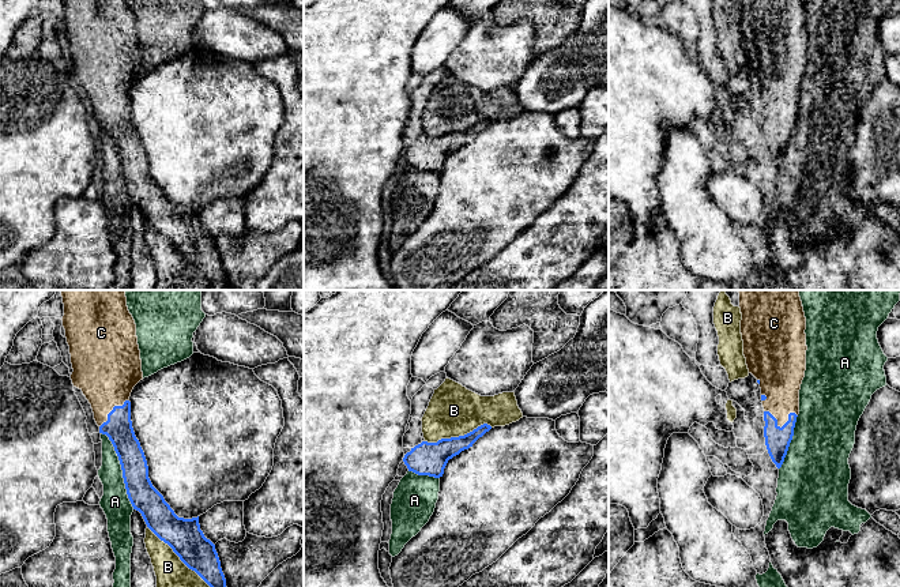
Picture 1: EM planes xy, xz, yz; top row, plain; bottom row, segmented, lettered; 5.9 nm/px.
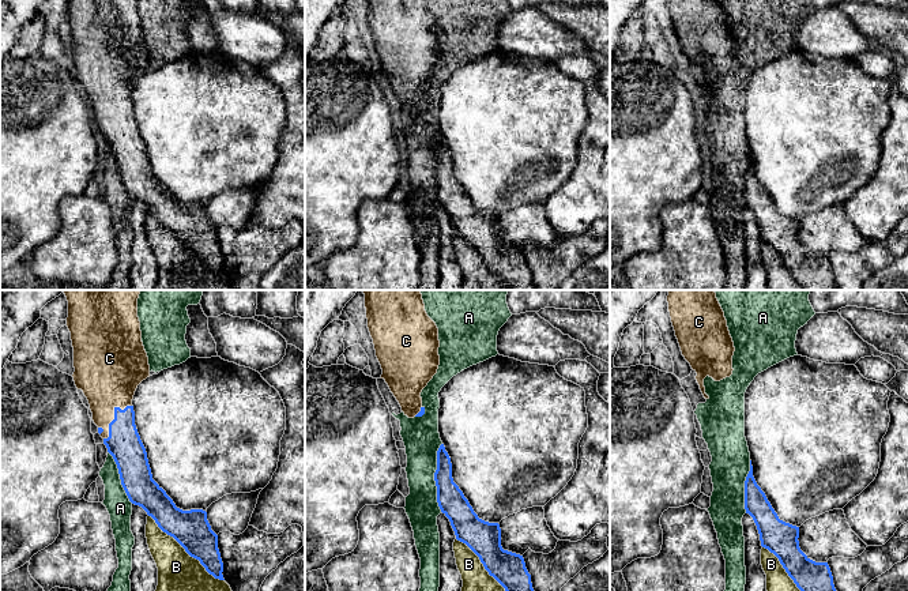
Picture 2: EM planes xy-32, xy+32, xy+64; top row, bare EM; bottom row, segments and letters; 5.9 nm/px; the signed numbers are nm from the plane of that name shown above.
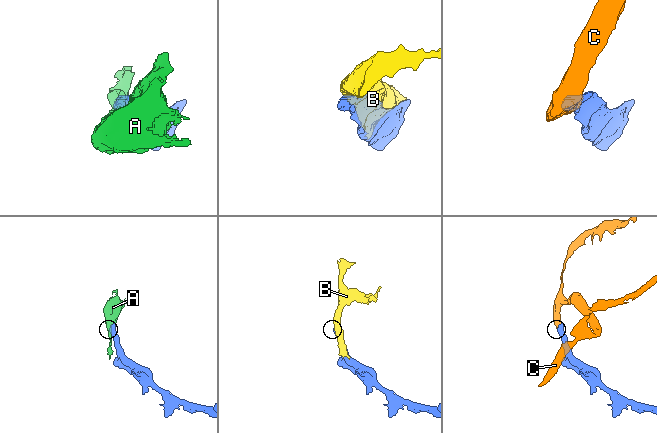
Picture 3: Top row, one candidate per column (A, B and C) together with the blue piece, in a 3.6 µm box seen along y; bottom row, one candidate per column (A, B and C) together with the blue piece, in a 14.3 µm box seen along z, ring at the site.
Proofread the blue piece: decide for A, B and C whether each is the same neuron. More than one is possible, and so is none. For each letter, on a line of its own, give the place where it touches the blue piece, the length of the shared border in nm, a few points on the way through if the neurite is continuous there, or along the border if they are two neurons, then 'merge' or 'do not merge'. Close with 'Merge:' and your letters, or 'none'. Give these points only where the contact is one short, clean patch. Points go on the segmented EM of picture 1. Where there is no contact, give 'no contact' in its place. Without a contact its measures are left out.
A: meets blue in xy at (121, 469); contact 500 nm long; do not merge
B: meets blue in xz at (459, 436); contact 400 nm long; do not merge
C: meets blue in yz at (783, 425); contact 200 nm long; merge
Merge: C

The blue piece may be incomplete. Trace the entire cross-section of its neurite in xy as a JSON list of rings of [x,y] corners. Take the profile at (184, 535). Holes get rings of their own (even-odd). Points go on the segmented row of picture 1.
[[[60,290],[64,304],[63,327],[69,346],[74,387],[79,388],[91,404],[99,433],[106,434],[118,456],[128,498],[133,509],[139,511],[147,527],[167,543],[180,560],[195,571],[210,587],[226,587],[226,579],[215,545],[200,530],[199,516],[192,519],[178,518],[163,496],[152,486],[148,478],[148,466],[131,421],[129,396],[133,387],[143,380],[140,350],[136,336],[136,324],[127,306],[124,290]]]

